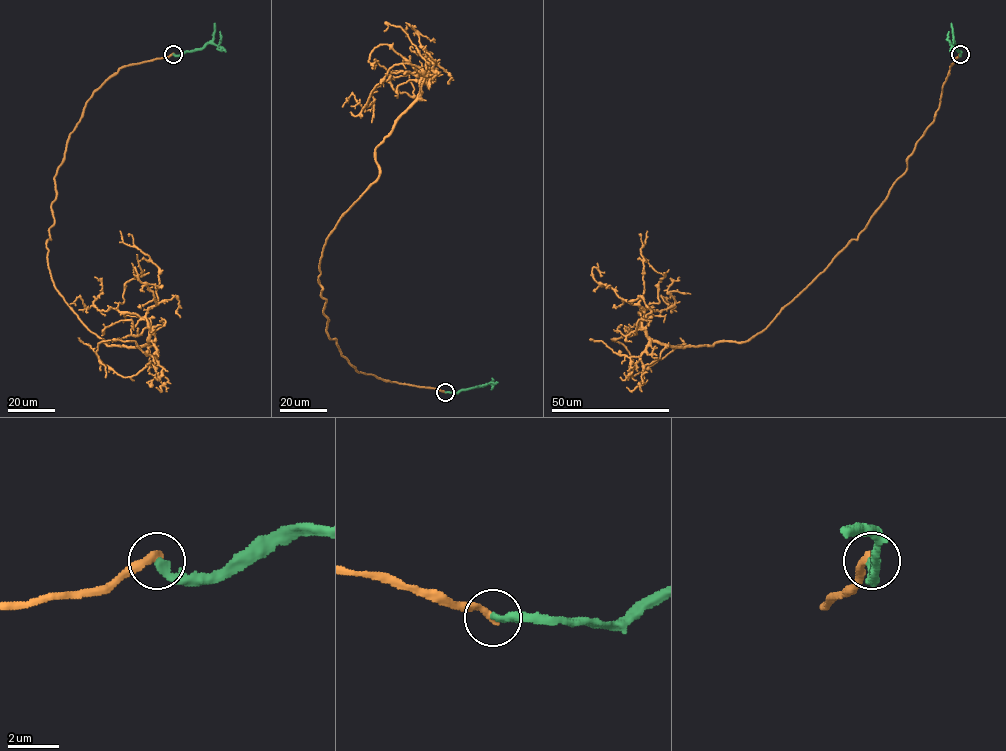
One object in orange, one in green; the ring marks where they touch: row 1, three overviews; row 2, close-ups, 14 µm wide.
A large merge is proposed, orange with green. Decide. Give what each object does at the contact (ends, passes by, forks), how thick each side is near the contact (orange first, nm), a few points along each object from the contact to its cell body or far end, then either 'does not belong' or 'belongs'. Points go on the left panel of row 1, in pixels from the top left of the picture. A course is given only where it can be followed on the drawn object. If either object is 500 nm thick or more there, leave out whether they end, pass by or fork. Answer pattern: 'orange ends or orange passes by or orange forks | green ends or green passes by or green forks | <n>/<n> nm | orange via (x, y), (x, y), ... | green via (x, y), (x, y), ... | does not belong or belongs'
orange ends | green ends | 320/300 nm | orange via (173, 54), (94, 92), (54, 178), (48, 267), (108, 345), (148, 342), (147, 322), (117, 309), (137, 254) | green via (173, 54), (202, 48), (208, 43), (218, 45), (219, 31) | does not belong

